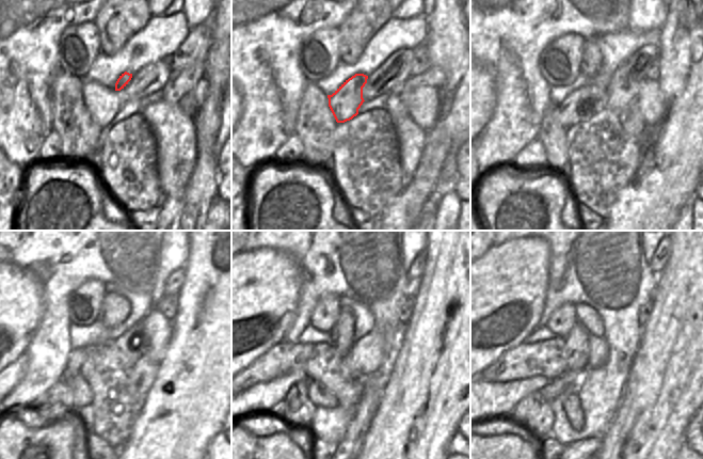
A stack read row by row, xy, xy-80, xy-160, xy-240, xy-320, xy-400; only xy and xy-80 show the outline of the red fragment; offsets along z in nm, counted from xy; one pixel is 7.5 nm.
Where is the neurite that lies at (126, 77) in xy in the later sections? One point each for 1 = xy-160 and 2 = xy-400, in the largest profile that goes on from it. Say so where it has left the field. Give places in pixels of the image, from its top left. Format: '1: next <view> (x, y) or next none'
1: next xy-160 (586, 101)
2: next xy-400 (529, 406)

